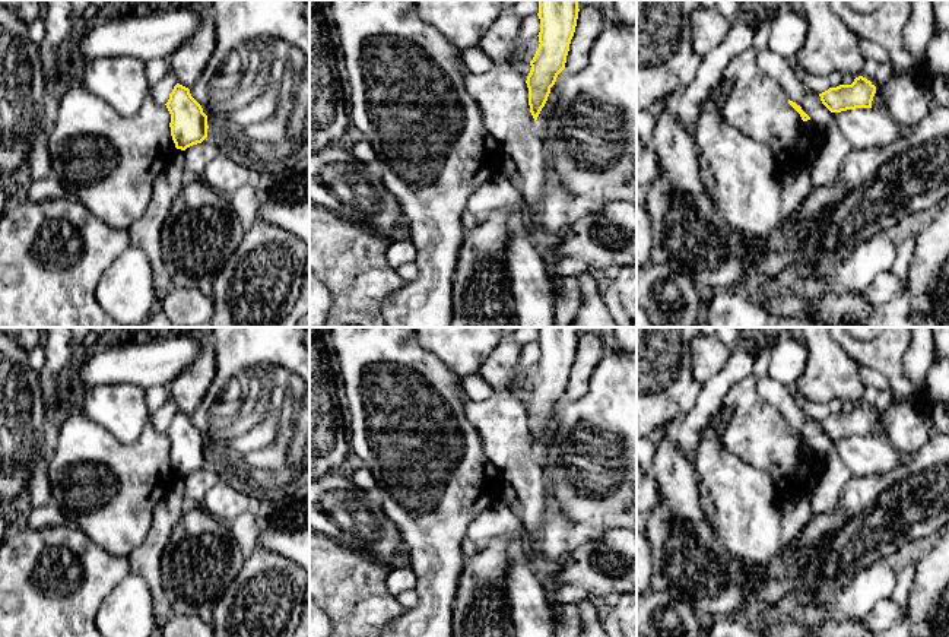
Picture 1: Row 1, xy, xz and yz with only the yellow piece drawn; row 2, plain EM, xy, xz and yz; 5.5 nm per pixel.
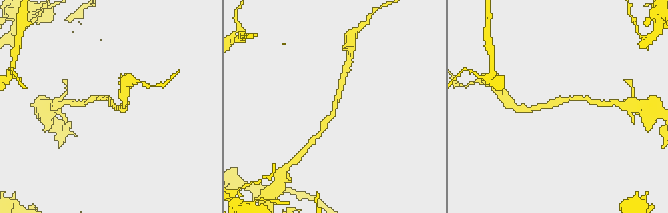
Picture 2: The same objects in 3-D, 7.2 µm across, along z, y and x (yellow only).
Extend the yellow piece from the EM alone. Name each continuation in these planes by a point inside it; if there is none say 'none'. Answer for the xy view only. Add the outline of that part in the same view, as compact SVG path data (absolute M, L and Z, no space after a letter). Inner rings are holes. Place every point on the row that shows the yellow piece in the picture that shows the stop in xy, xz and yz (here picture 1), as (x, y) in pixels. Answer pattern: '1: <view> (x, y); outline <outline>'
none

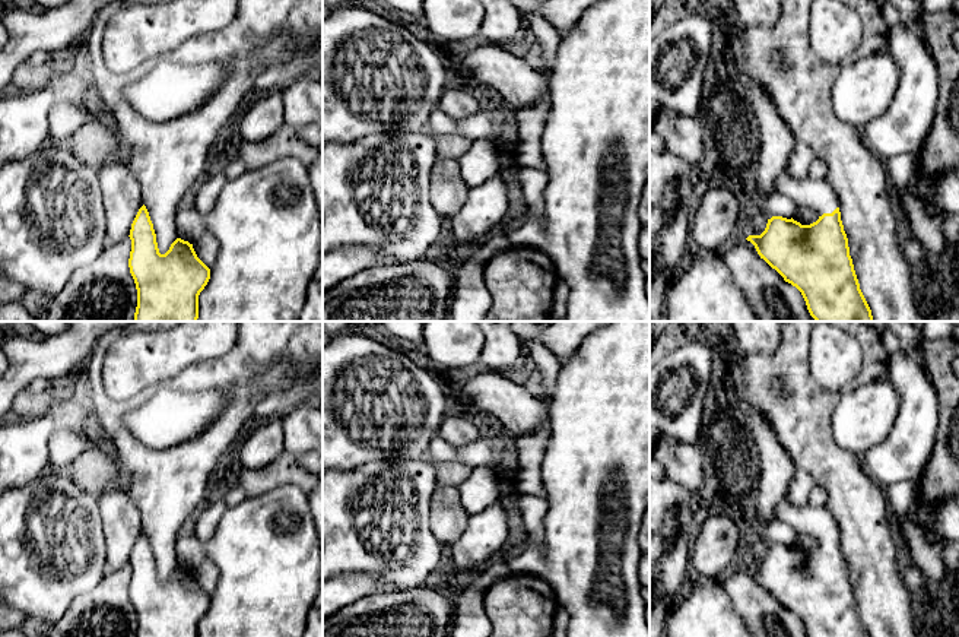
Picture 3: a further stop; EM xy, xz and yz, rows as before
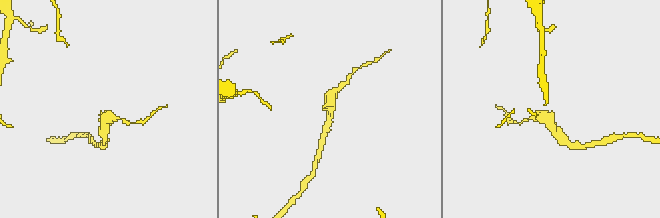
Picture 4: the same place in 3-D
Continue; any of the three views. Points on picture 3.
1: yz (818, 195); outline M784 171L775 183L775 190L787 193L797 206L814 209L819 216L839 207L839 200L828 180L794 178Z

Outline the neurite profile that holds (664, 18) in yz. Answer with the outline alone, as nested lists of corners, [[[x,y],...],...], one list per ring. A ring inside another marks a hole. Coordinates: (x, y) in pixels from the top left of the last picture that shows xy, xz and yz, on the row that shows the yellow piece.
[[[670,3],[658,9],[650,20],[650,41],[663,31],[671,28],[682,16],[682,9],[676,3]]]

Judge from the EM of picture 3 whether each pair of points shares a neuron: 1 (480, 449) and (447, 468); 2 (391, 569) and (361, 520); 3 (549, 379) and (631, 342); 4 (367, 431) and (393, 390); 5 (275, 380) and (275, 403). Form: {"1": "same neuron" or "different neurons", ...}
{"1": "different neurons", "2": "same neuron", "3": "different neurons", "4": "same neuron", "5": "different neurons"}

